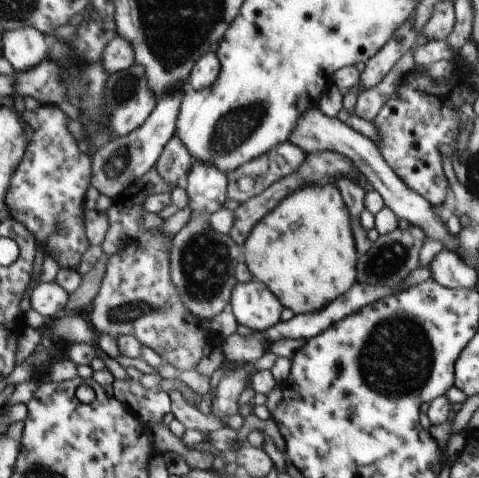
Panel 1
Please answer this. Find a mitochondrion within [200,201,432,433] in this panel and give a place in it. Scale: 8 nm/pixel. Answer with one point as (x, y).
(390, 260)

